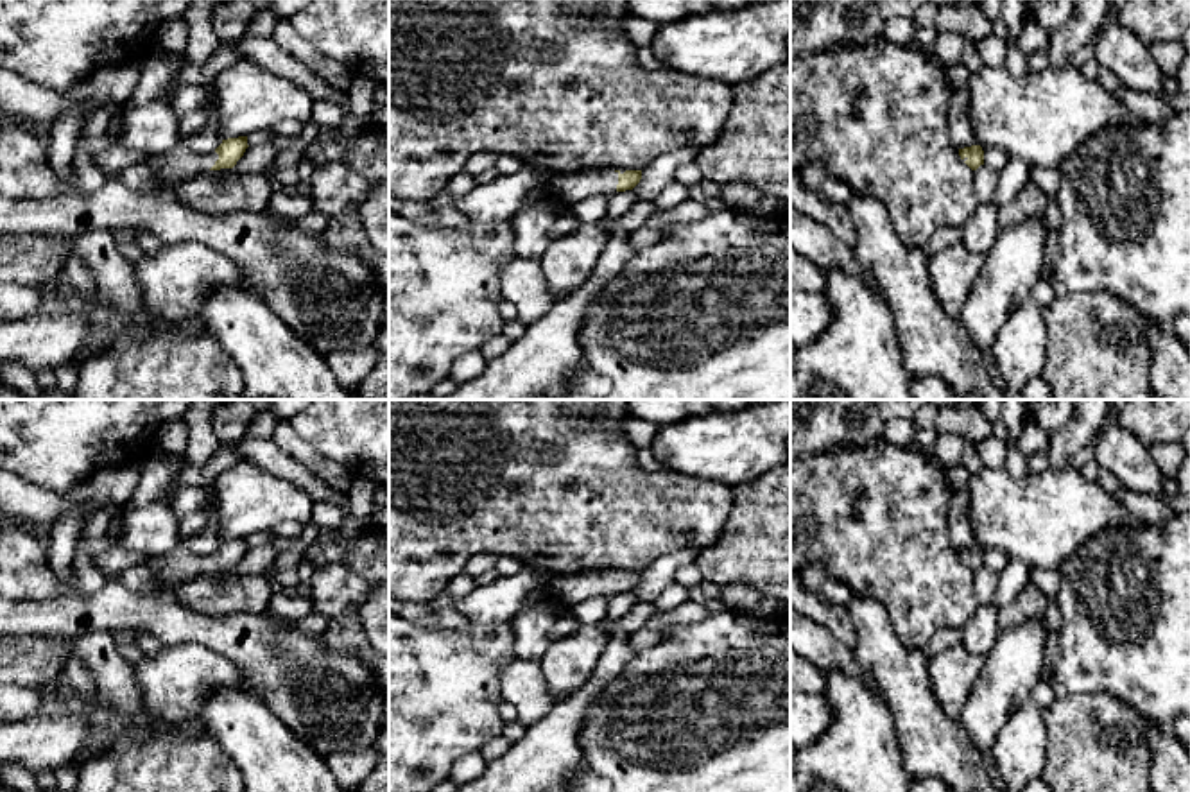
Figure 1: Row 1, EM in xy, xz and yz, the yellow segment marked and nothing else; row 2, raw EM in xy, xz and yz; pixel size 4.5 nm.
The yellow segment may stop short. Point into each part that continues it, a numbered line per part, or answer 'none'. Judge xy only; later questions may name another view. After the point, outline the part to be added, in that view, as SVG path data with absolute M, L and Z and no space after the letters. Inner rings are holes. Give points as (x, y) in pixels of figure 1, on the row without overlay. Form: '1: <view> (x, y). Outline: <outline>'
1: xy (180, 563). Outline: M204 509L188 514L179 521L179 543L163 555L149 561L149 566L158 579L158 588L165 588L174 593L176 586L185 579L210 572L215 566L215 563L219 561L219 555L215 552L197 554L188 545L188 538L204 530L206 523L208 512Z

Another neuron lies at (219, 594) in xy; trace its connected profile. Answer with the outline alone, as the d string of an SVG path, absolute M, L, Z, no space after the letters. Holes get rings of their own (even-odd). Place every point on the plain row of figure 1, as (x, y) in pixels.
M233 570L204 572L185 579L174 595L186 607L228 616L235 613L258 615L269 609L271 579L267 575L246 575Z

